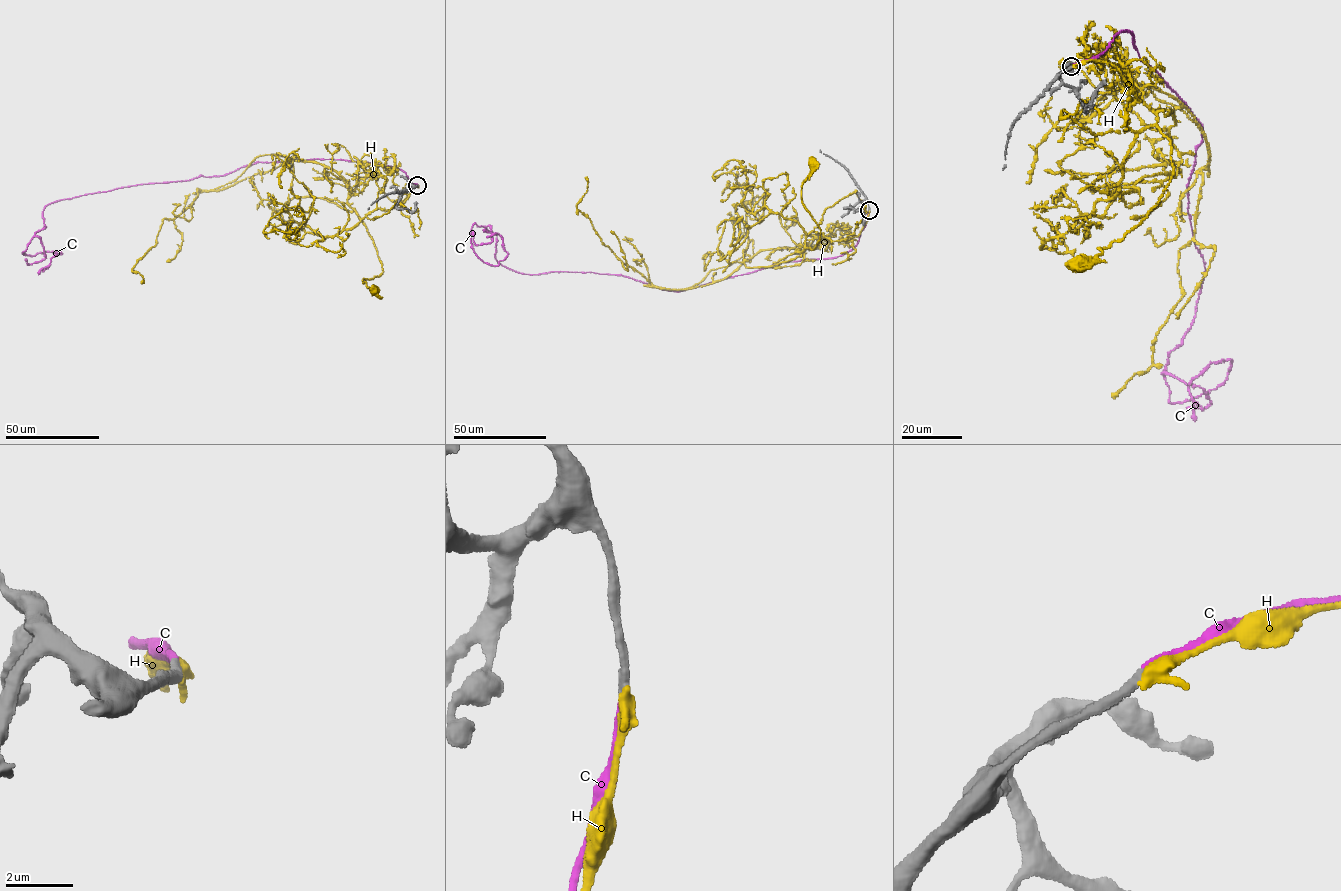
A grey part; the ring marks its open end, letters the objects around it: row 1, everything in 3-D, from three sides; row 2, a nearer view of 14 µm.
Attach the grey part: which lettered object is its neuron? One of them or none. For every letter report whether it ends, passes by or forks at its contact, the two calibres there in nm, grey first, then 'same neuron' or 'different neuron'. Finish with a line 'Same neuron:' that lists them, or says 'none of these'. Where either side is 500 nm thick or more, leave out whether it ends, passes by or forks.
C: it ends there; 280 nm thick on the grey side, 240 nm on the other; same neuron
H: it passes by; 320 nm thick on the grey side, 340 nm on the other; different neuron
Same neuron: C

